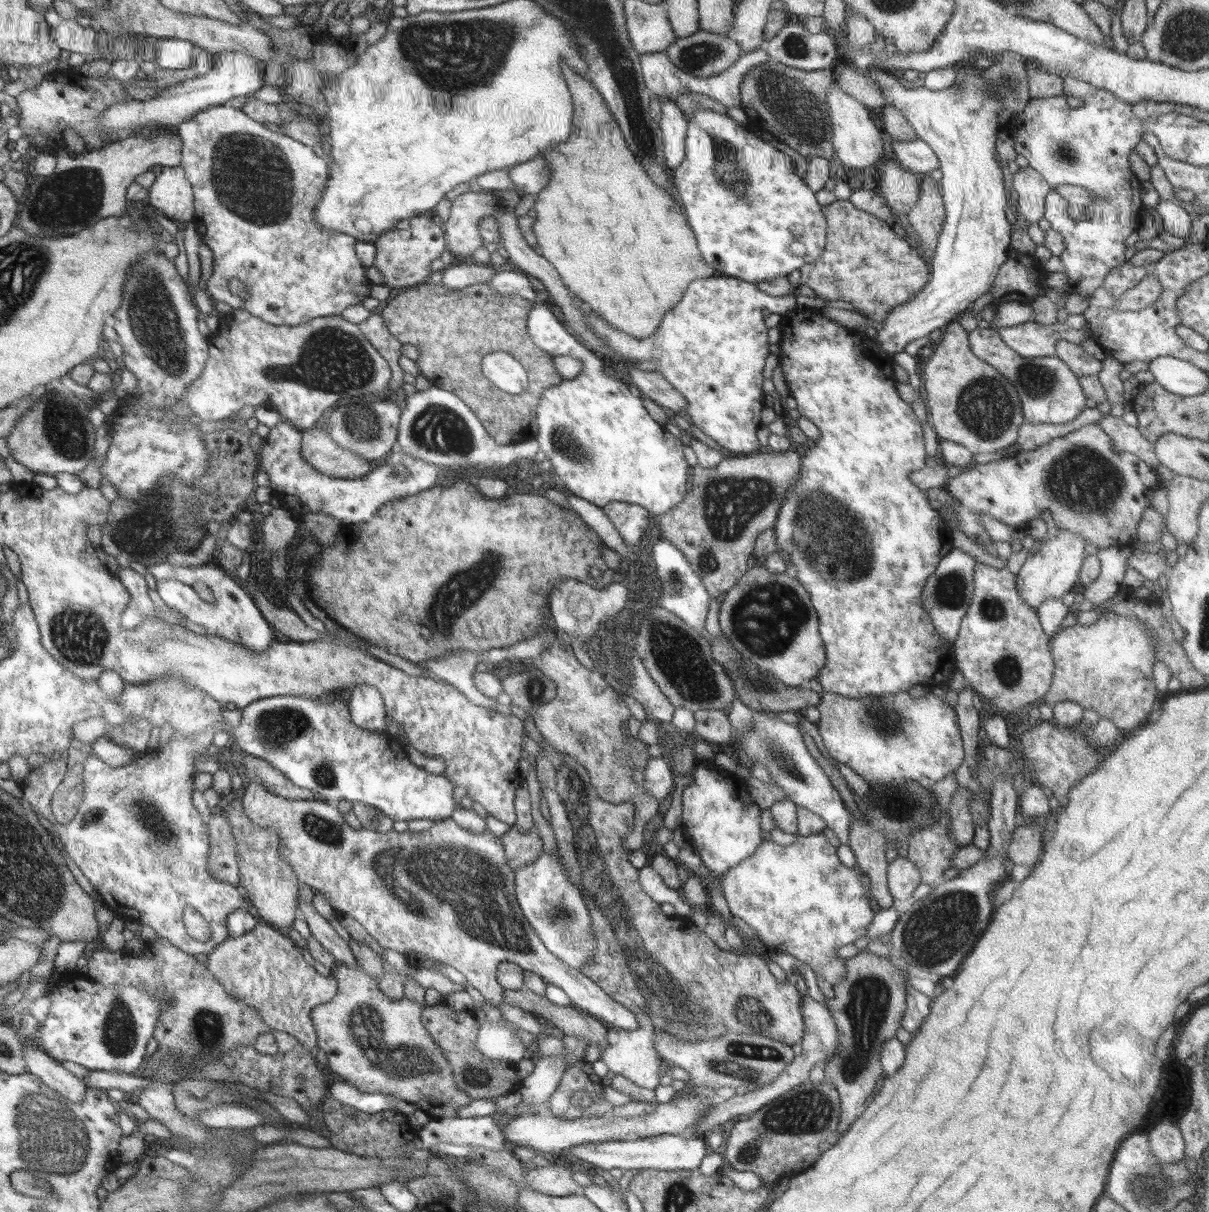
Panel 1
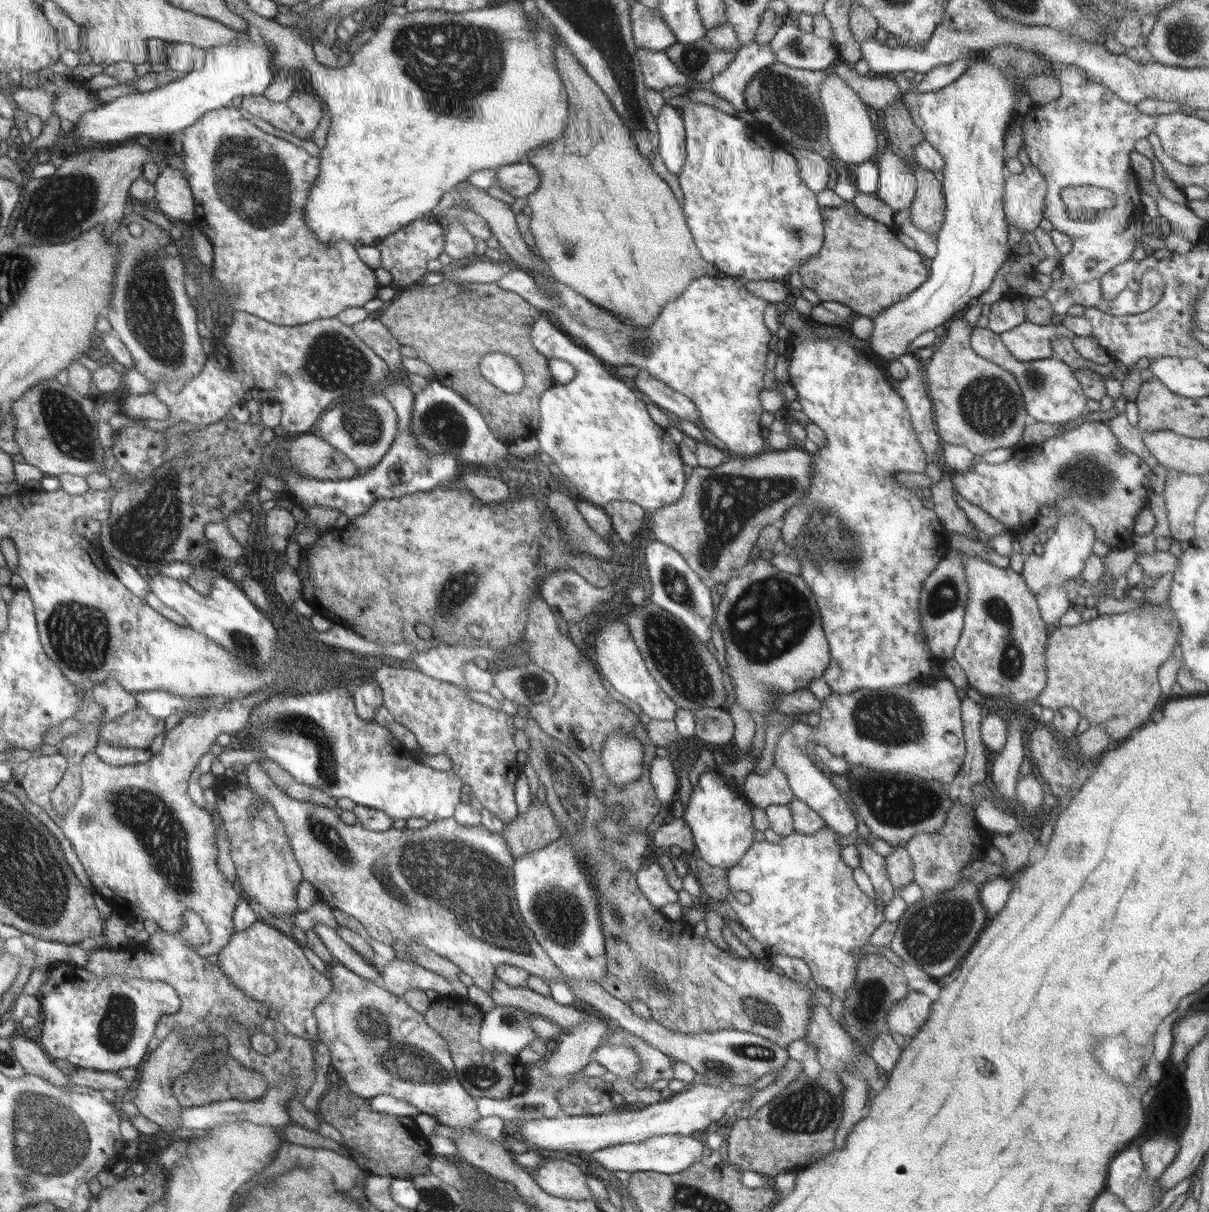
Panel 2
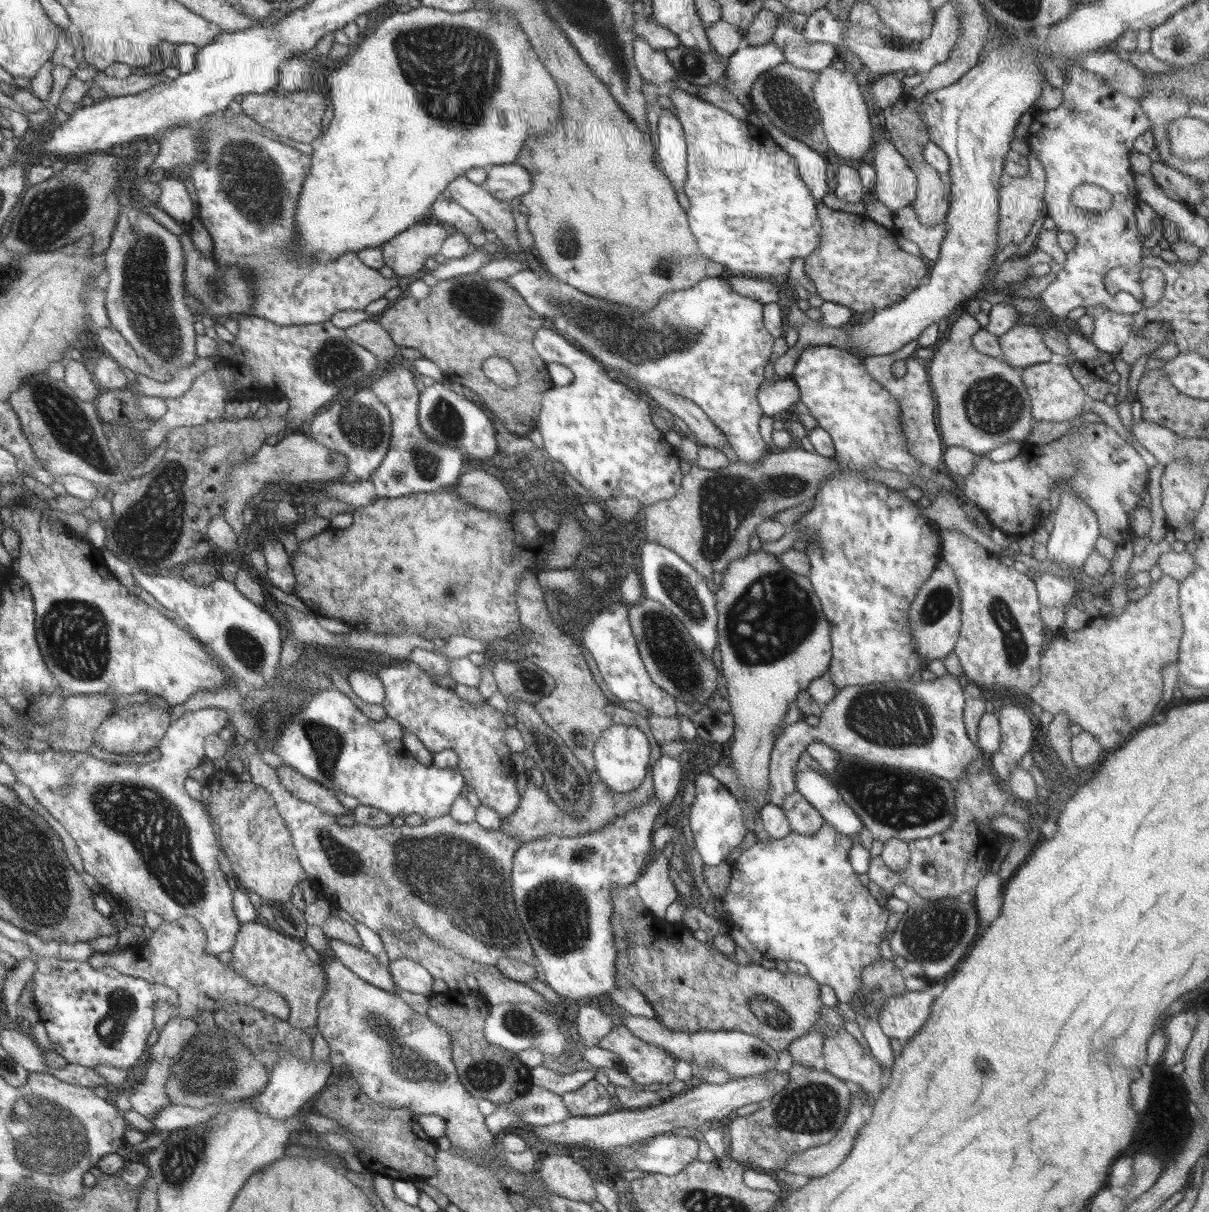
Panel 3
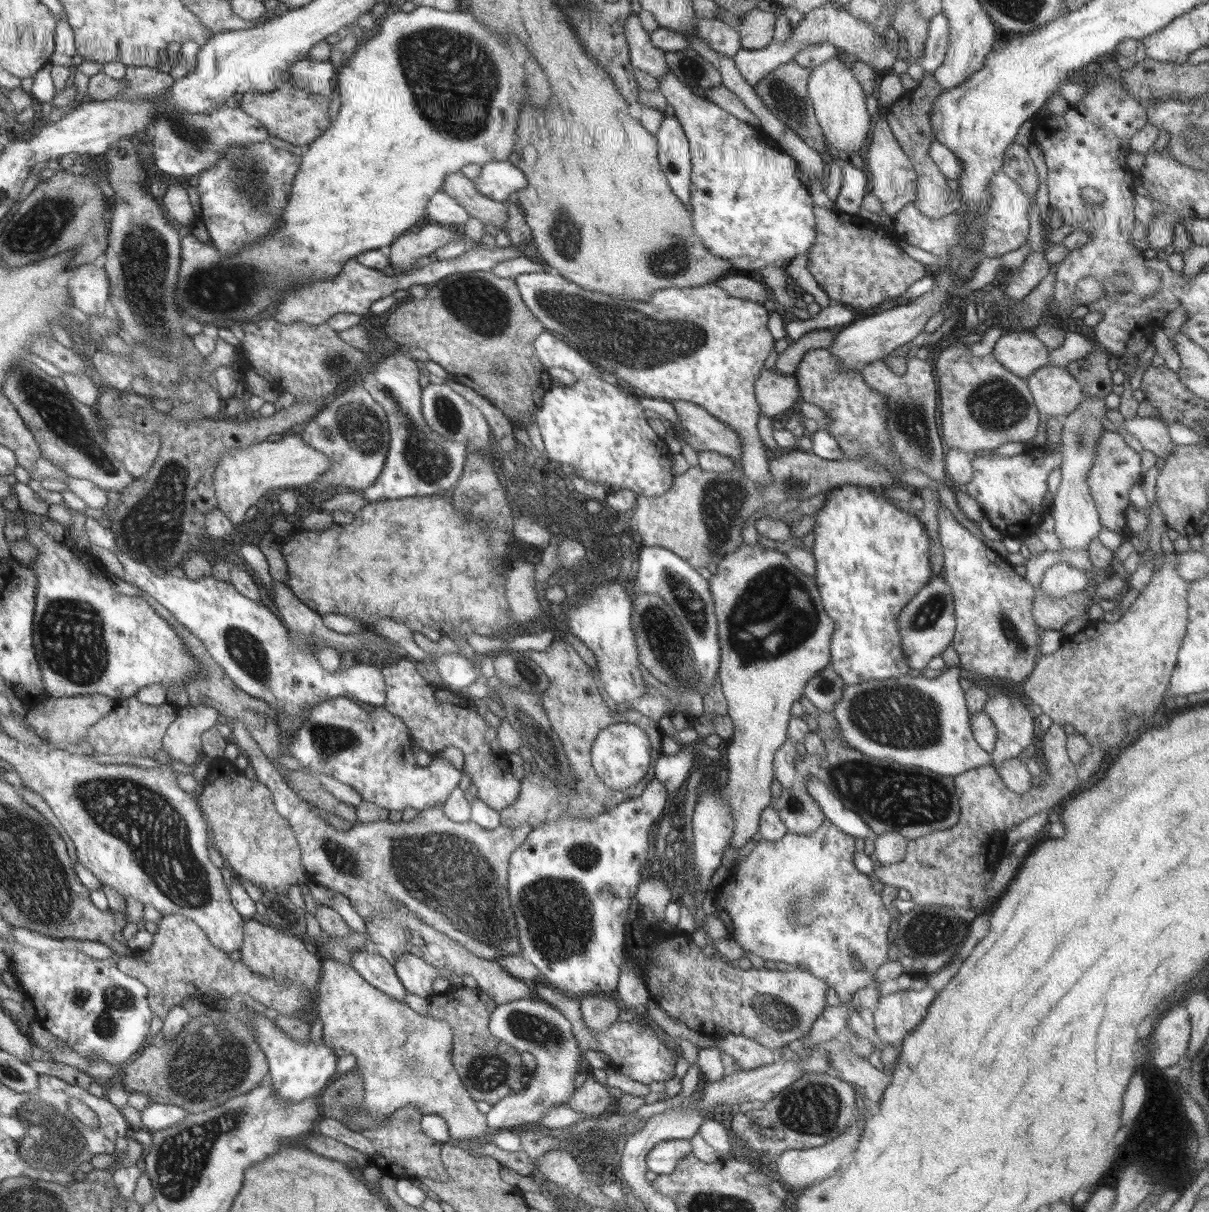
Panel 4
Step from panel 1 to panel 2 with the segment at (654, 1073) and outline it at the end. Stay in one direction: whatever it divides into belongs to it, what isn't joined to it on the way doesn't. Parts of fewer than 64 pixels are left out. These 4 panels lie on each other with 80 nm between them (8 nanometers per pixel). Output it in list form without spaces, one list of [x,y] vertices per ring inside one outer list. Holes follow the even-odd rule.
[[[600,1045],[591,1054],[591,1060],[604,1066],[608,1072],[637,1083],[635,1076],[641,1067],[641,1058],[634,1048]]]

